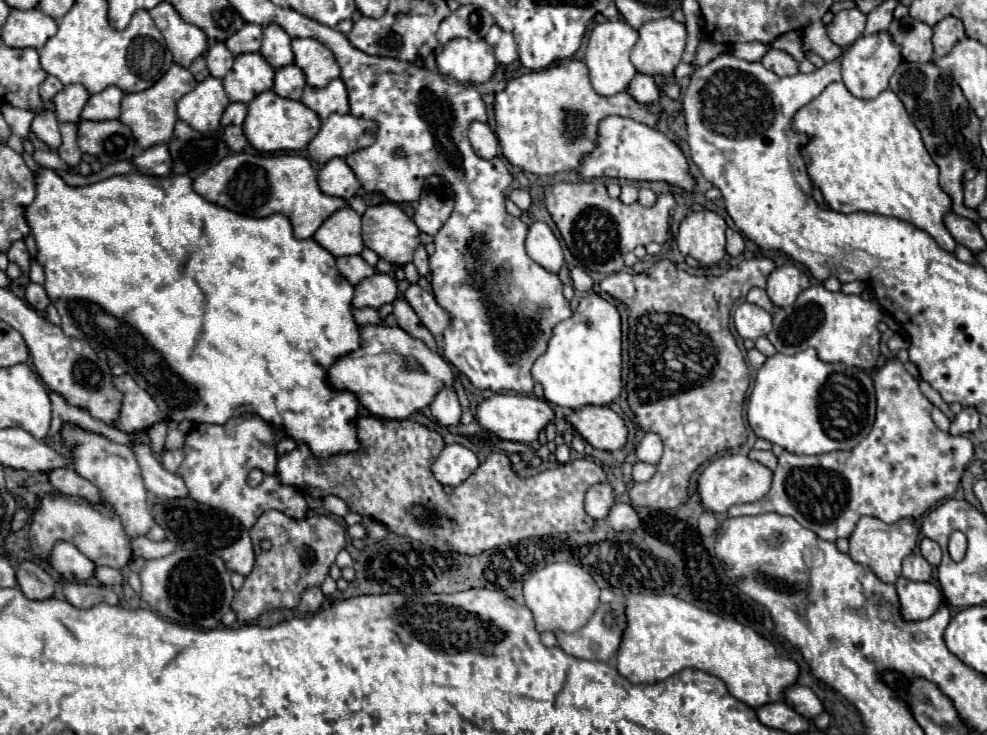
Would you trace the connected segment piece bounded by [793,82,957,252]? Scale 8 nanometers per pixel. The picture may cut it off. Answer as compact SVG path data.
M833 82L827 86L827 90L823 90L815 100L811 100L795 114L793 130L811 136L811 142L803 148L803 158L807 162L807 172L813 184L823 192L829 208L837 212L865 210L883 216L895 216L933 236L935 242L947 252L955 252L957 242L943 222L943 218L953 208L949 194L939 186L937 164L931 160L919 130L913 126L897 94L885 90L875 100L859 100L845 88L843 82Z

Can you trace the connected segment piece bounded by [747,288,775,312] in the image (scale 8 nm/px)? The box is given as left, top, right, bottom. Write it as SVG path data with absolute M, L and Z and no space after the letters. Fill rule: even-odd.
M753 288L753 290L749 290L749 294L747 294L747 302L751 302L751 304L757 304L757 306L761 306L763 310L767 310L767 312L773 312L773 302L769 300L769 296L767 296L767 292L763 290L763 288Z

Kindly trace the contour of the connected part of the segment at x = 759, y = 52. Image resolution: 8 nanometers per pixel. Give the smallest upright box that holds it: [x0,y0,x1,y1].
[731,42,769,62]

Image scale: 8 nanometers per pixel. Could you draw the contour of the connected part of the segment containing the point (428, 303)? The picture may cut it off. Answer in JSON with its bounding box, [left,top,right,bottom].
[405,284,451,338]

